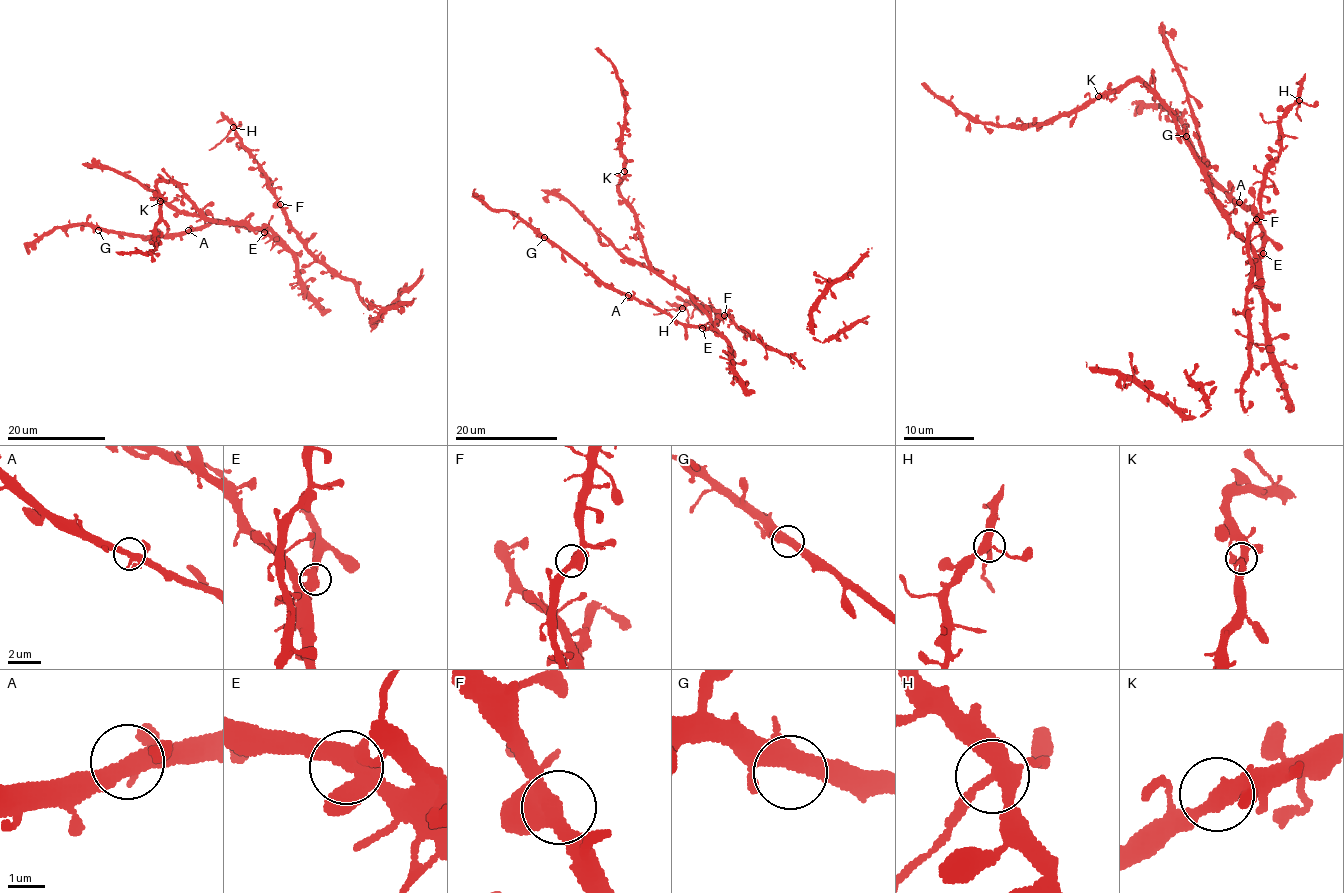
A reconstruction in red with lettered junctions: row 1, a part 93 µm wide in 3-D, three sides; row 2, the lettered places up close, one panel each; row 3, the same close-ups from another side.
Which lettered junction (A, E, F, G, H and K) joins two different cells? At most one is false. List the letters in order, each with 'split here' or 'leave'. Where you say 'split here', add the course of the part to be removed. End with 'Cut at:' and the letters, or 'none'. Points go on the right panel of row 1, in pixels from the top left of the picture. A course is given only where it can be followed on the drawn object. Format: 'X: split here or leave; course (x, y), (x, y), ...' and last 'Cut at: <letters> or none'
A: leave
E: leave
F: leave
G: leave
H: split here; course (1299, 101), (1300, 107), (1296, 109), (1301, 121)
K: leave
Cut at: H

